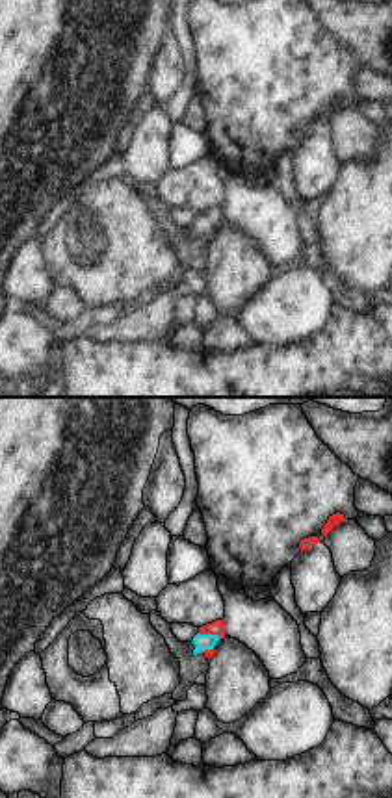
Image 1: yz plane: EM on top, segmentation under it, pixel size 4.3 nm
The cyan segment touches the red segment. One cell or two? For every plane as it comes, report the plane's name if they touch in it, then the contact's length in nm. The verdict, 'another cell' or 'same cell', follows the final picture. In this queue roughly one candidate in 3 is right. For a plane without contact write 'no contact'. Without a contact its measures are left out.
yz | 110 nm

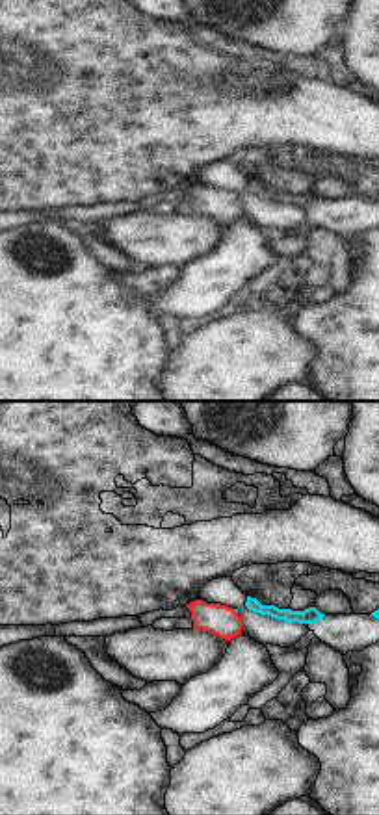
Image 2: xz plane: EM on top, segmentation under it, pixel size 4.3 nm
no contact

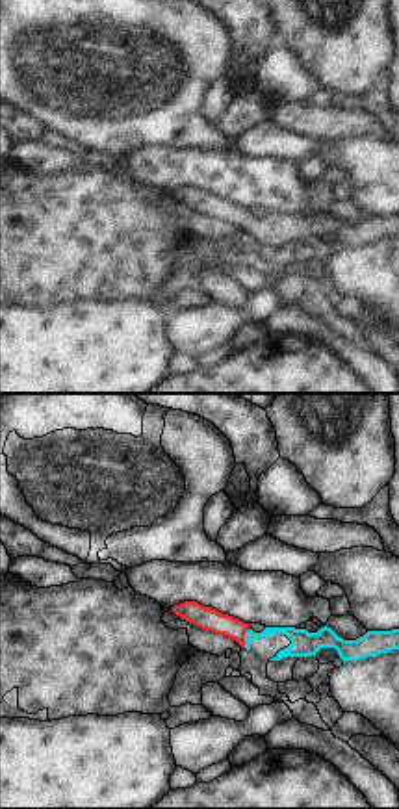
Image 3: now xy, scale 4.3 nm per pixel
xy | 80 nm

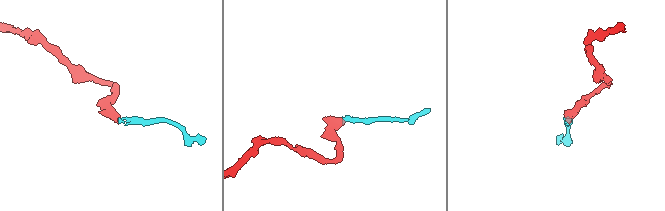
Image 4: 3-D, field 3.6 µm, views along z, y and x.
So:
same cell

